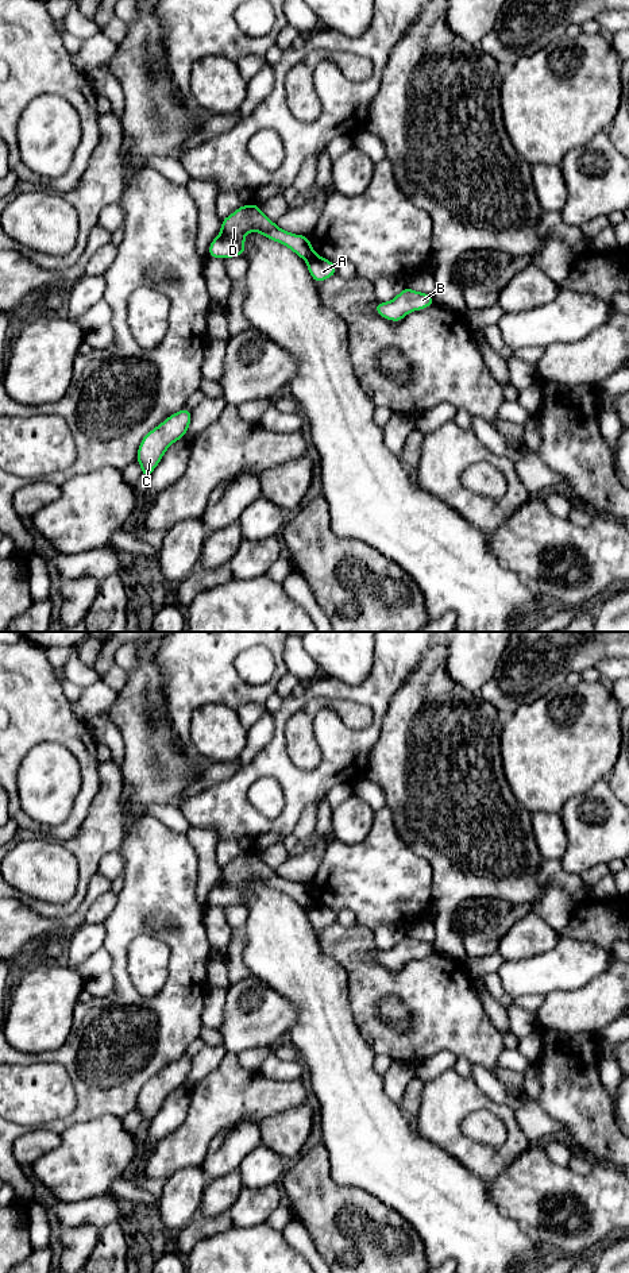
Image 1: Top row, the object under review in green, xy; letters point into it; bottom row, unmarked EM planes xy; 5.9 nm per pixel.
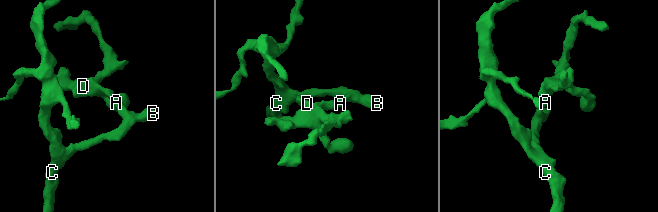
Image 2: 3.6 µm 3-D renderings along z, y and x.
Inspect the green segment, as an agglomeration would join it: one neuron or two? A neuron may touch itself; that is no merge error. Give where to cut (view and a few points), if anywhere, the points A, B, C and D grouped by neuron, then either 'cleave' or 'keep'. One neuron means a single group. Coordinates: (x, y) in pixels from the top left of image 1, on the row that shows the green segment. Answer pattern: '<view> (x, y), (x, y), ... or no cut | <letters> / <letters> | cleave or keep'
xy (315, 254), (307, 261) | A B C / D | cleave

